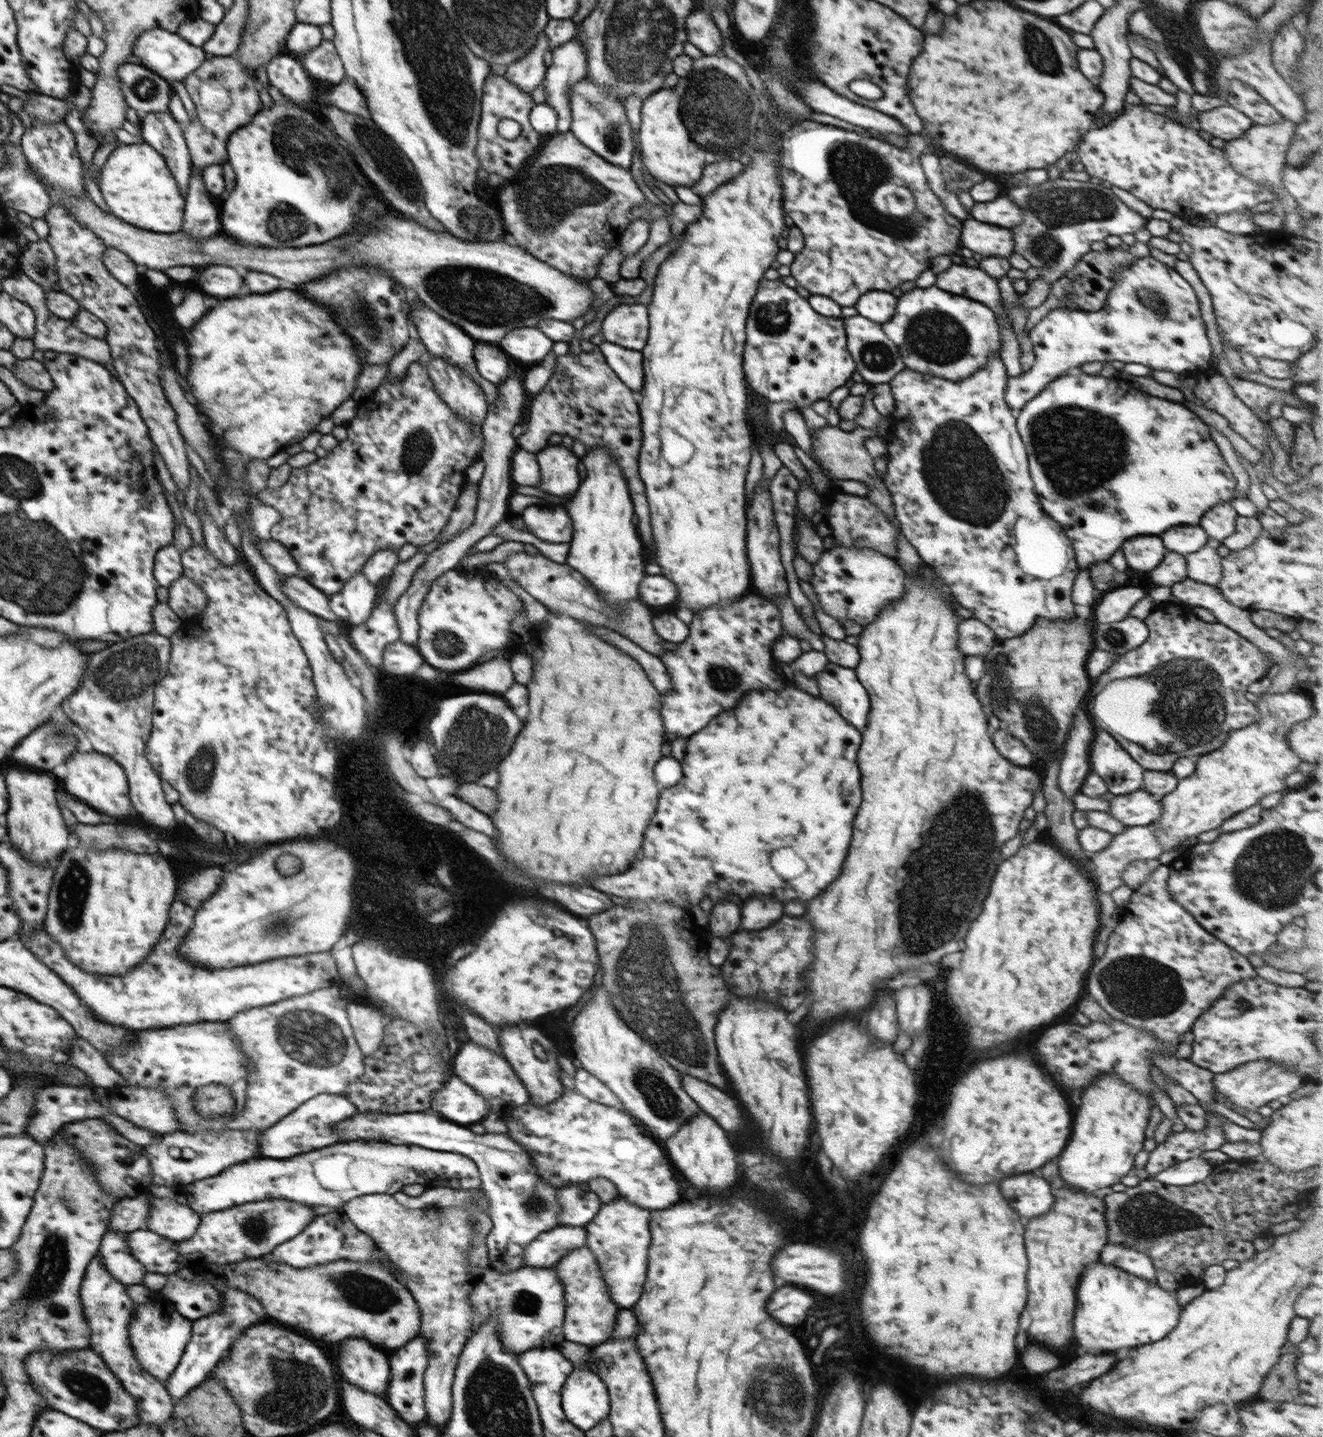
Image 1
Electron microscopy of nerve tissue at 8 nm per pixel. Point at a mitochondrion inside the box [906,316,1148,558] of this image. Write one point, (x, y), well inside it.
(1073, 445)

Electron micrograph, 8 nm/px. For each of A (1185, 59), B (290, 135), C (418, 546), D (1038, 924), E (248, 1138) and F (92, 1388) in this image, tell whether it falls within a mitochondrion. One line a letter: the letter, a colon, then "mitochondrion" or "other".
A: other
B: mitochondrion
C: other
D: other
E: mitochondrion
F: mitochondrion

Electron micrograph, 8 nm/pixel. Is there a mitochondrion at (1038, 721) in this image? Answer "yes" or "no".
yes

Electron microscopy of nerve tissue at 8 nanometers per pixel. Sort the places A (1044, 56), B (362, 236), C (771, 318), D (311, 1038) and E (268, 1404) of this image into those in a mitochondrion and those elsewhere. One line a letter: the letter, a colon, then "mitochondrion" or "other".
A: mitochondrion
B: other
C: mitochondrion
D: mitochondrion
E: mitochondrion

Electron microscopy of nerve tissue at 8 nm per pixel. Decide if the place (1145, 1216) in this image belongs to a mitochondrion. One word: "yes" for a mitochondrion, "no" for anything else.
yes

